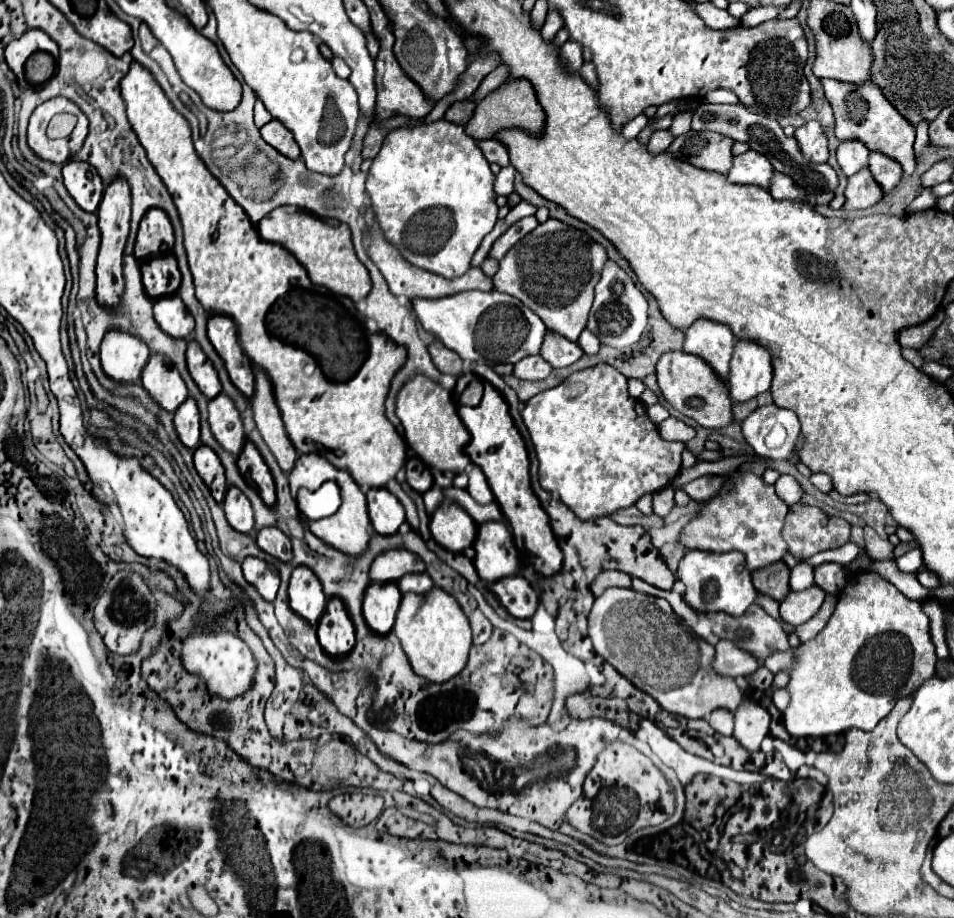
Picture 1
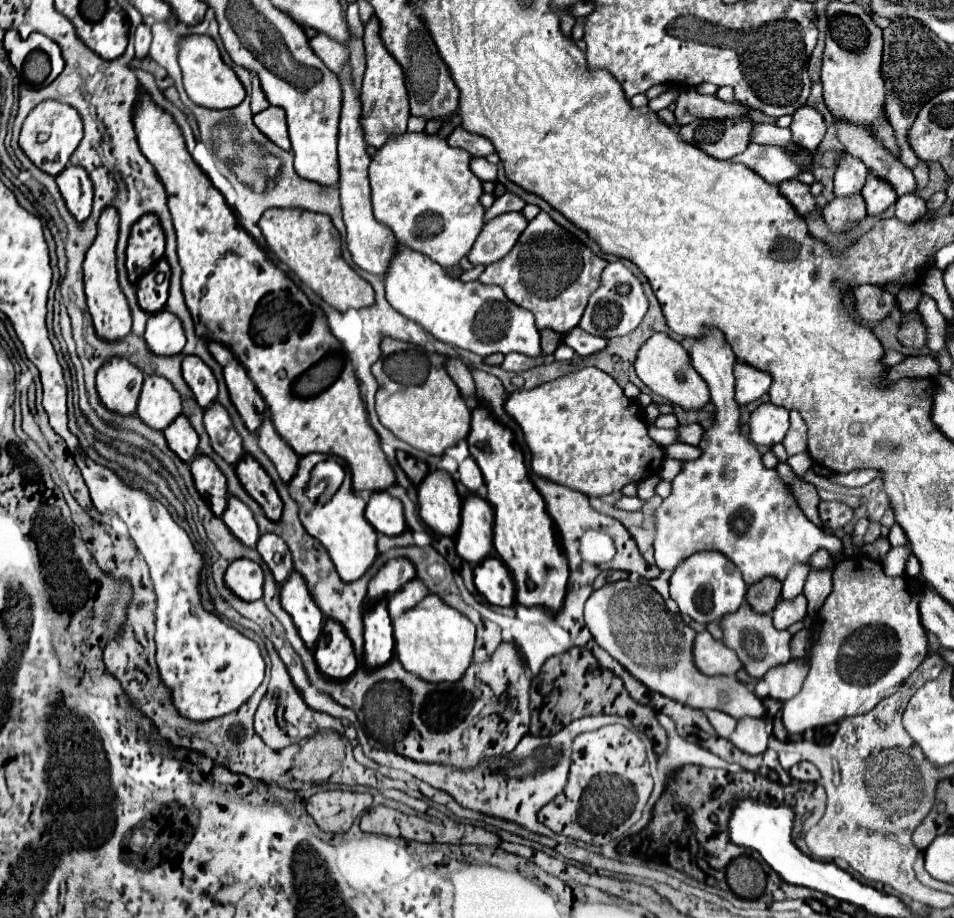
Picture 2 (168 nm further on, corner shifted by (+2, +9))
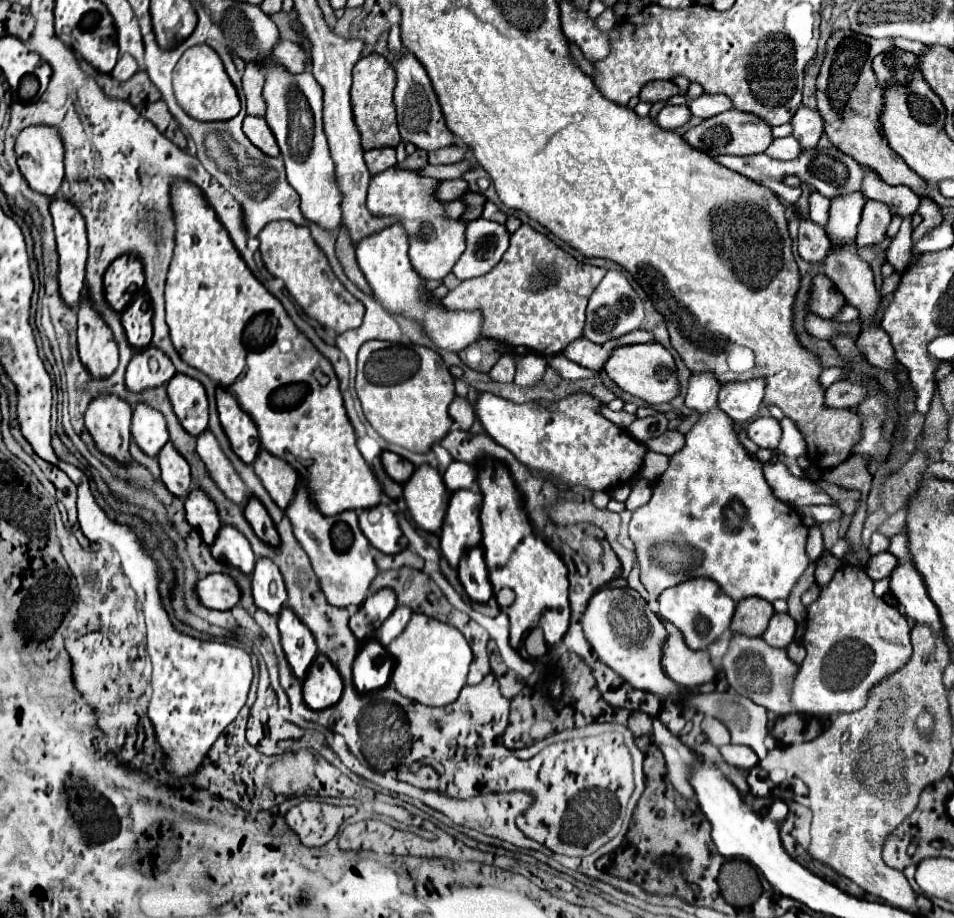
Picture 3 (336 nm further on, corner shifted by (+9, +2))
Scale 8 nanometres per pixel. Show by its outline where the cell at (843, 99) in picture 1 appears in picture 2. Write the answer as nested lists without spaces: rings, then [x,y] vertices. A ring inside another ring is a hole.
[[[833,120],[837,128],[837,138],[847,152],[861,158],[869,170],[885,178],[897,192],[897,196],[909,194],[915,190],[915,178],[911,170],[901,160],[895,160],[887,148],[871,136],[871,128],[861,128],[859,124],[843,124],[843,120]]]

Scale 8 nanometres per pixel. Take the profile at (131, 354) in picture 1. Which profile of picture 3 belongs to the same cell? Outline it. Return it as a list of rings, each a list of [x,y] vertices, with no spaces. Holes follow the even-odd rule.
[[[102,395],[90,403],[84,419],[100,453],[122,465],[132,461],[128,453],[132,411],[126,401],[114,395]]]

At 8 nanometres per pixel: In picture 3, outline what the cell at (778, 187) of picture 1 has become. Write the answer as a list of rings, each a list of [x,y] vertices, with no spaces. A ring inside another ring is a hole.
[[[800,219],[800,233],[798,233],[798,253],[808,263],[822,265],[830,249],[830,241],[826,237],[826,231],[806,219]]]

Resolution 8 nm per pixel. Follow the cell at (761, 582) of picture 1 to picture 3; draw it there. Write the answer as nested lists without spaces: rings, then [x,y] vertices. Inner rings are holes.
[[[748,597],[738,603],[736,613],[732,617],[730,633],[760,637],[768,629],[768,621],[772,615],[774,615],[772,603],[758,597]]]

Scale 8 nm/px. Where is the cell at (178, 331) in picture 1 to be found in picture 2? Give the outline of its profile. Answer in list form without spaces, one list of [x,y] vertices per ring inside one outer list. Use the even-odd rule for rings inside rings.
[[[163,308],[159,316],[149,316],[145,340],[149,350],[155,354],[179,354],[185,346],[185,332],[181,320],[173,312],[167,312],[167,308]]]

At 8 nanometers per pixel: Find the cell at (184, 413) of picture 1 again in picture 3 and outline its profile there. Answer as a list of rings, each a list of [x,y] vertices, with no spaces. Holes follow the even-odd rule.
[[[166,443],[166,447],[158,455],[158,463],[162,469],[162,483],[166,489],[176,497],[186,497],[190,493],[190,465],[184,457],[172,447],[172,443]]]

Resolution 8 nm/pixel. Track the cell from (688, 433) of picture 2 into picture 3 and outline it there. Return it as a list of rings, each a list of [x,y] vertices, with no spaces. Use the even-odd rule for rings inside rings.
[[[666,431],[666,433],[662,433],[660,437],[646,441],[646,447],[648,447],[650,451],[656,451],[656,453],[671,457],[684,447],[684,435],[682,435],[680,431]]]

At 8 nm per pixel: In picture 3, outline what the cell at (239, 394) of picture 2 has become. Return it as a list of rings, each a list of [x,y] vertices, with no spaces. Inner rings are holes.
[[[218,389],[216,391],[216,403],[218,403],[218,415],[220,423],[224,427],[224,433],[228,435],[228,441],[232,443],[232,451],[244,461],[244,463],[254,463],[258,451],[260,451],[260,439],[256,425],[244,411],[240,411],[240,405],[228,391]]]

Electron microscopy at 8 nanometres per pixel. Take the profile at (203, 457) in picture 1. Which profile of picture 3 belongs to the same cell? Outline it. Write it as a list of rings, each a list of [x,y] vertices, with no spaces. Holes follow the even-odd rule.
[[[192,491],[186,497],[186,521],[196,529],[206,545],[212,545],[222,523],[216,511],[216,505],[208,501],[204,491]]]

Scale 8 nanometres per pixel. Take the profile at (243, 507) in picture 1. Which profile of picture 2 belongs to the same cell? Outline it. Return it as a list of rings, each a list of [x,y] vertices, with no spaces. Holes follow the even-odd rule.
[[[229,496],[227,500],[227,508],[223,512],[223,522],[227,524],[227,528],[231,528],[231,532],[245,544],[245,546],[255,546],[259,540],[259,530],[255,524],[255,518],[251,516],[251,510],[237,498],[237,496]]]

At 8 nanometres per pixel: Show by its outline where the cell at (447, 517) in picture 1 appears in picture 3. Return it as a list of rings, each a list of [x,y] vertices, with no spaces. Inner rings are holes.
[[[420,465],[404,483],[404,499],[418,527],[438,533],[446,515],[448,495],[444,481],[432,465]]]

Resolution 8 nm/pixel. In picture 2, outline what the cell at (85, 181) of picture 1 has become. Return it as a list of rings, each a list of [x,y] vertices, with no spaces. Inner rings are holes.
[[[69,164],[57,176],[57,184],[67,202],[69,212],[79,222],[85,220],[91,212],[91,202],[93,202],[93,184],[91,184],[91,178],[87,176],[87,170]]]

